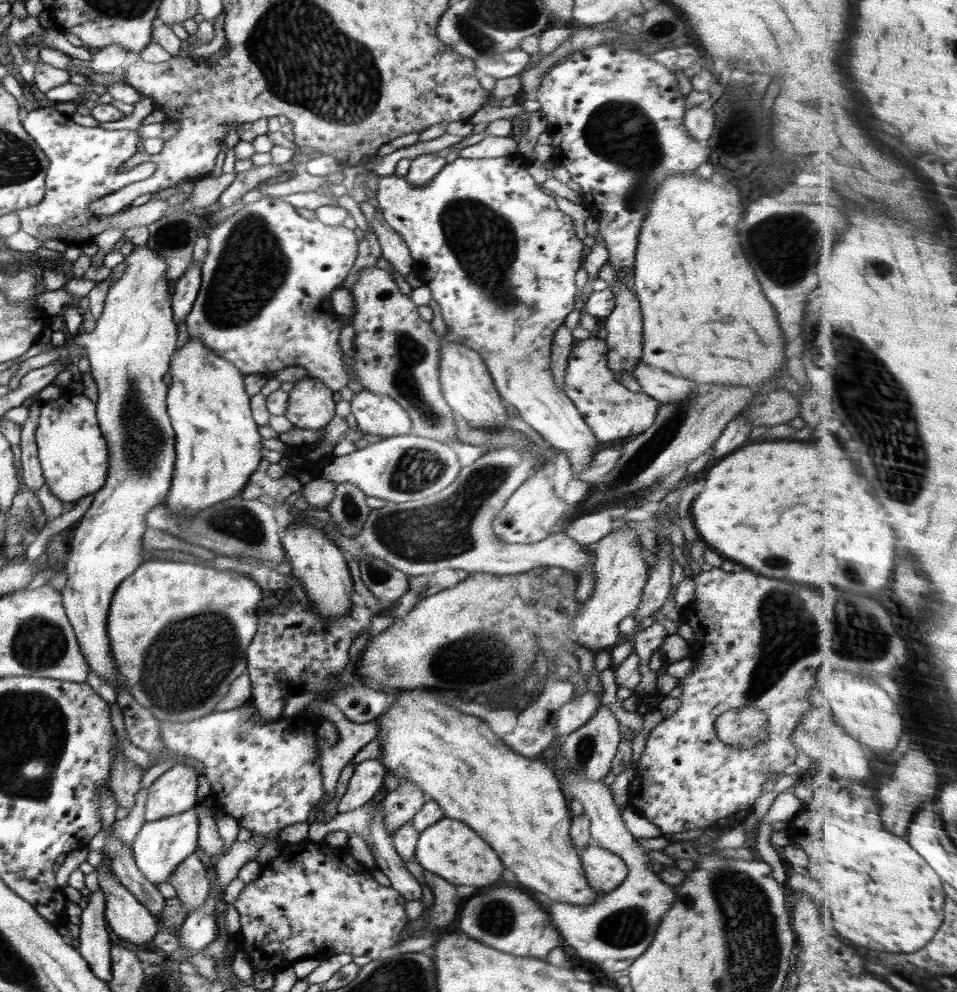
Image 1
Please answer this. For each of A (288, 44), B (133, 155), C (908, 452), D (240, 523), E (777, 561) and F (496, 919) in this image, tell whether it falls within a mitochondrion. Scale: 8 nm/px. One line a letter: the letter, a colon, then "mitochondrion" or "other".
A: mitochondrion
B: other
C: mitochondrion
D: mitochondrion
E: mitochondrion
F: mitochondrion

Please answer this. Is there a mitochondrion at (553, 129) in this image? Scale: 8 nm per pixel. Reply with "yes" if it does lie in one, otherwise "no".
no

